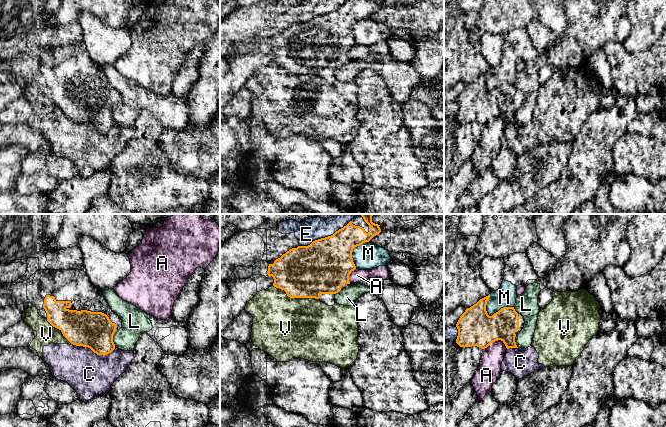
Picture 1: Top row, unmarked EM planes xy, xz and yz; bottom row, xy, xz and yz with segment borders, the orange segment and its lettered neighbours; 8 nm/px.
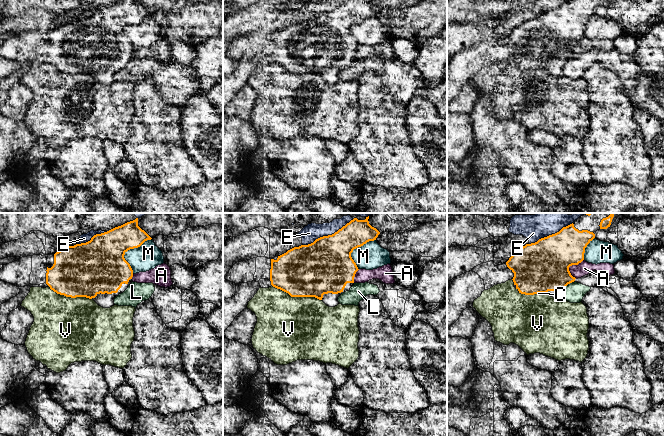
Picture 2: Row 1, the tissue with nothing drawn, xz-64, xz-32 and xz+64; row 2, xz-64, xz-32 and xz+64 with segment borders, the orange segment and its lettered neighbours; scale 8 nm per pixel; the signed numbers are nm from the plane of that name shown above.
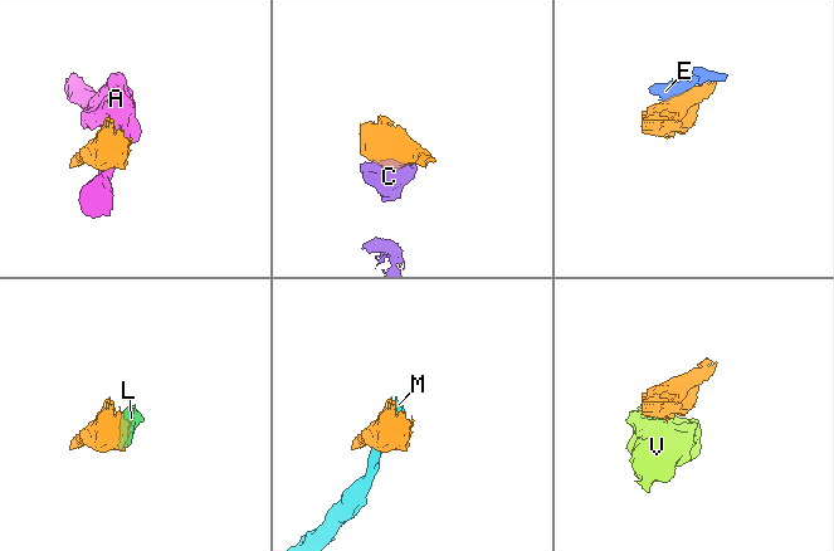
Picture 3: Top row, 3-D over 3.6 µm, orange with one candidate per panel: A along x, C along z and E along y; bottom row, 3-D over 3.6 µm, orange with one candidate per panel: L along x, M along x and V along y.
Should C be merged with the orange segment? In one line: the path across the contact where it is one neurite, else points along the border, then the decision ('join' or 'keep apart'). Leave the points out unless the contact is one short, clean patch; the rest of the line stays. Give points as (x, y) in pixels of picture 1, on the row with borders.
along xy (70, 342), (87, 346), (97, 354), (103, 355), (115, 348) | keep apart

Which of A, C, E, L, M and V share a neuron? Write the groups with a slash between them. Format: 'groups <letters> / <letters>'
groups A / C V / E / L / M

